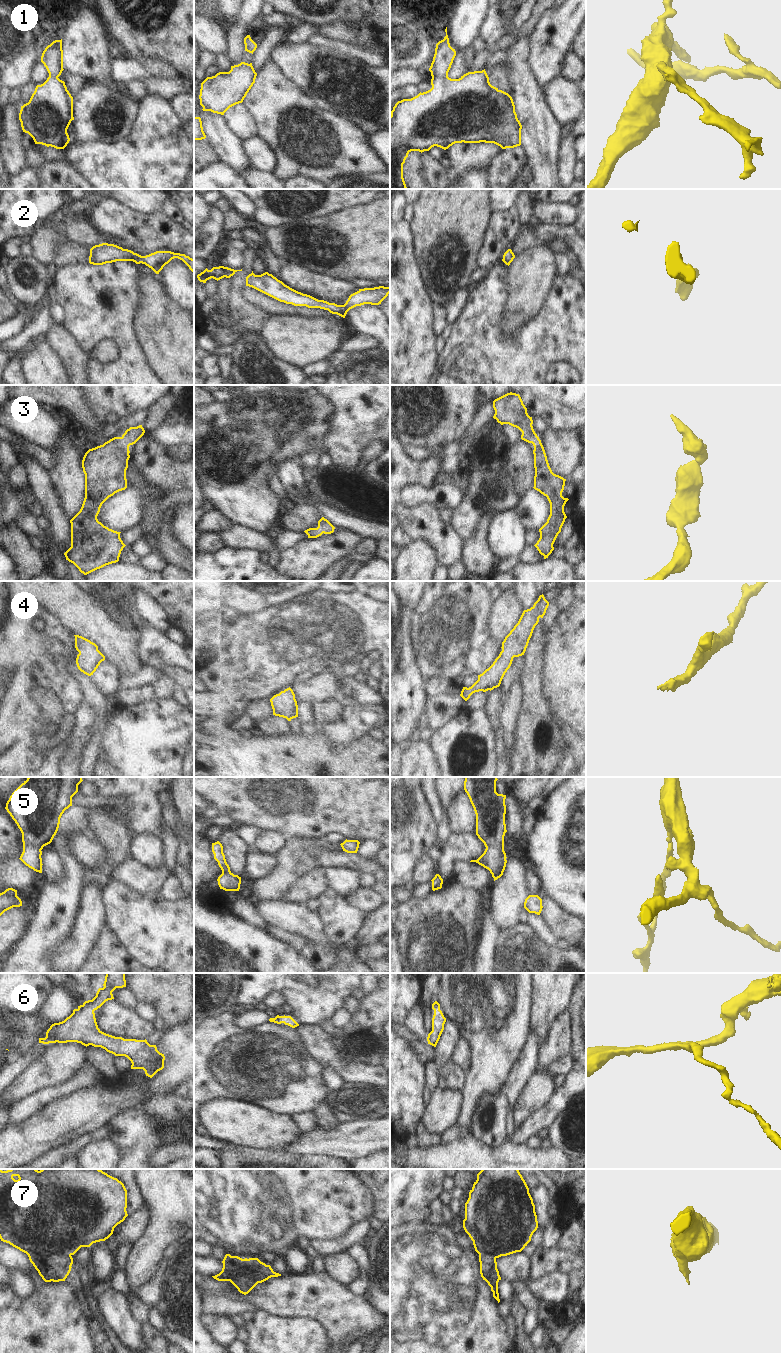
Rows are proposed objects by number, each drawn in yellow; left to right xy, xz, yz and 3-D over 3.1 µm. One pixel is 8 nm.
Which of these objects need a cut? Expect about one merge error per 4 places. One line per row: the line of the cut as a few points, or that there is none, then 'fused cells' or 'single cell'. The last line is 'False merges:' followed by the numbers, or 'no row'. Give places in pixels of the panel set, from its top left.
1: cut none; single cell
2: cut none; single cell
3: cut none; single cell
4: cut none; single cell
5: cut none; single cell
6: cut none; single cell
7: cut none; single cell
False merges: no row

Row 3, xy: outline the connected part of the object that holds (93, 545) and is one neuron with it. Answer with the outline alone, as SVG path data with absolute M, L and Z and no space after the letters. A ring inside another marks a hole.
M142 425L130 427L121 437L114 437L103 445L89 449L82 460L85 474L85 498L80 511L70 520L71 547L64 553L66 560L73 563L81 573L87 575L106 565L119 561L126 546L120 533L109 529L98 521L102 504L115 493L127 488L126 470L130 458L129 446L135 444L145 433Z

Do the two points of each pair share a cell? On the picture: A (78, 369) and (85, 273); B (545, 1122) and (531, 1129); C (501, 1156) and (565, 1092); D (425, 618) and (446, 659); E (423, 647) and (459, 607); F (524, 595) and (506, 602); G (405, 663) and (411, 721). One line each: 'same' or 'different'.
A: different
B: same
C: different
D: same
E: same
F: different
G: same

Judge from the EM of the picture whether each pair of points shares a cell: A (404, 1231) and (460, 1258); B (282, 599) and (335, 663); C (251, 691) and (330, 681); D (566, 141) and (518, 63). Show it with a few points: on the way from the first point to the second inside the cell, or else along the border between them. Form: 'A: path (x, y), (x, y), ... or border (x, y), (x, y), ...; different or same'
A: path (418, 1245), (431, 1258), (446, 1258); same
B: border (308, 593), (295, 597), (288, 604), (271, 606); different
C: border (294, 682), (289, 686); different
D: border (561, 126), (558, 157); different

